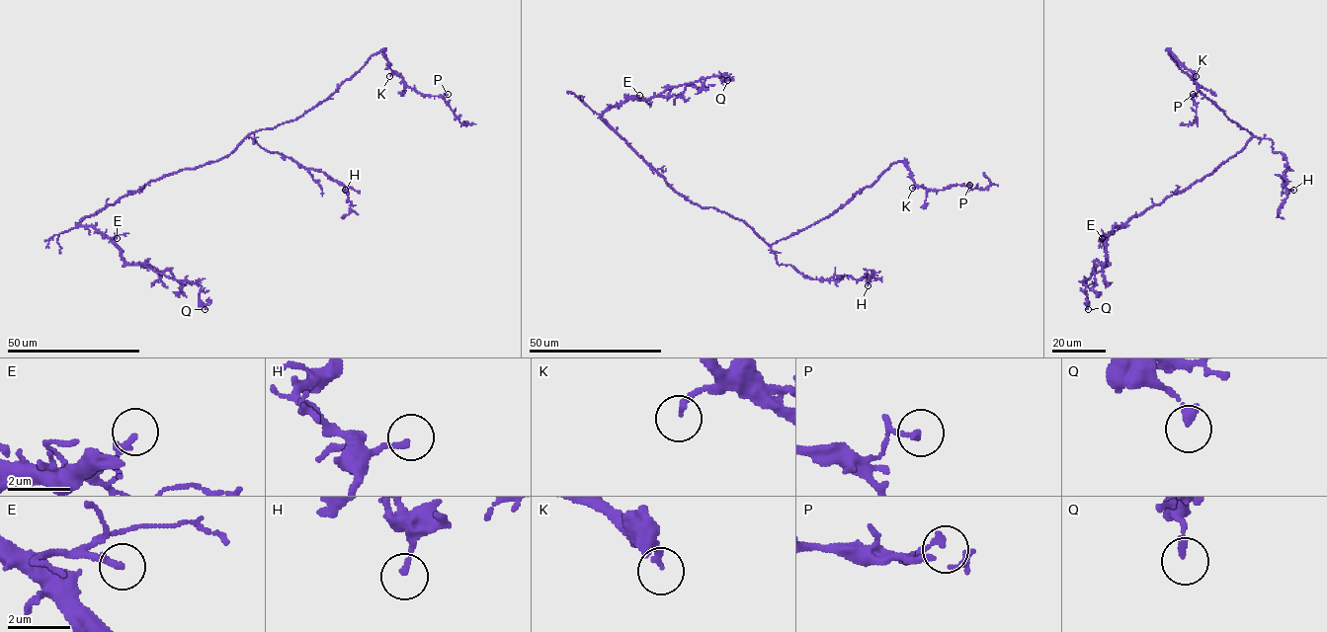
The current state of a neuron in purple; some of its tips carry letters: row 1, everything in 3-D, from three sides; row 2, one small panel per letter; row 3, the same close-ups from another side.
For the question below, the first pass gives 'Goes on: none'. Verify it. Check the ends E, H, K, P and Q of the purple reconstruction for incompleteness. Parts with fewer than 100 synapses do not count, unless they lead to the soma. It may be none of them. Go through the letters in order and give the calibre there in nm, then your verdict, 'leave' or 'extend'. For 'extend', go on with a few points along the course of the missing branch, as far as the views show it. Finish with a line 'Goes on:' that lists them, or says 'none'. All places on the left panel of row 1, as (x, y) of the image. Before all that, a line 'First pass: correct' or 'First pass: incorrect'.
First pass: correct
E: calibre 220 nm; leave
H: calibre 170 nm; leave
K: calibre 170 nm; leave
P: calibre 140 nm; leave
Q: calibre 240 nm; leave
Goes on: none

